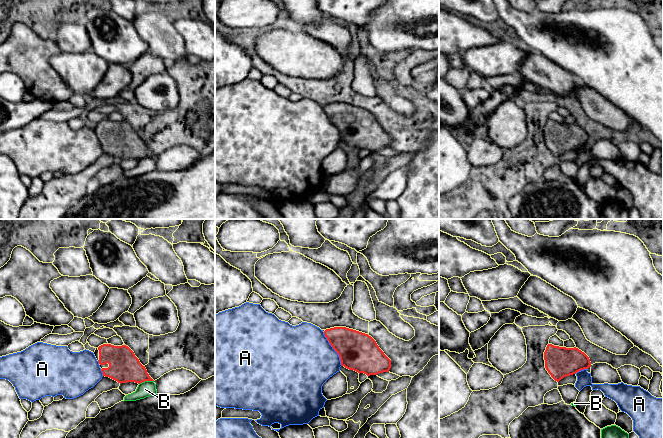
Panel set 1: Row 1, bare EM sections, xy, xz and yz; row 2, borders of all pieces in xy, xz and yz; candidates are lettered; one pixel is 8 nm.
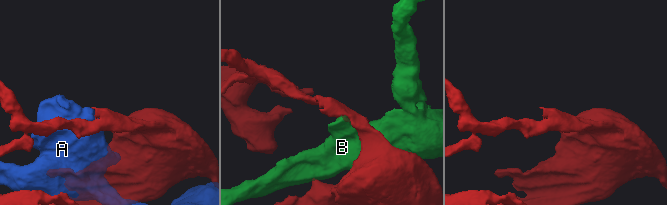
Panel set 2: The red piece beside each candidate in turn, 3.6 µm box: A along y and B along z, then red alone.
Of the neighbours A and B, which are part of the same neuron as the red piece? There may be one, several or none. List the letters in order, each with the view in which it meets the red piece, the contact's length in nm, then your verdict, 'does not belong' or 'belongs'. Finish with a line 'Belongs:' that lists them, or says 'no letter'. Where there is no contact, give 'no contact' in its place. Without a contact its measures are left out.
A: meets red in xz; contact 320 nm long; does not belong
B: meets red in xy; contact 120 nm long; does not belong
Belongs: no letter

